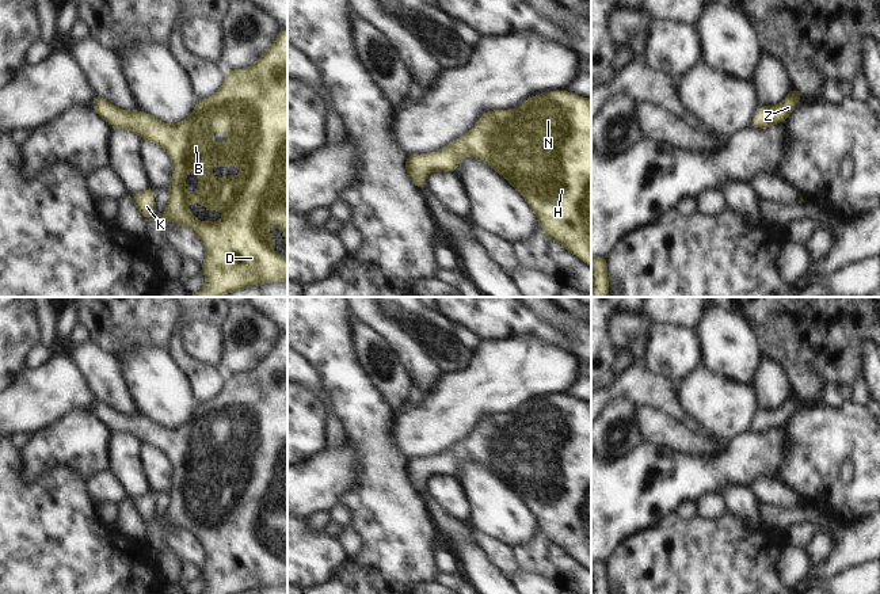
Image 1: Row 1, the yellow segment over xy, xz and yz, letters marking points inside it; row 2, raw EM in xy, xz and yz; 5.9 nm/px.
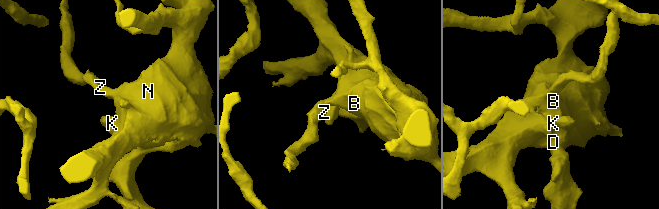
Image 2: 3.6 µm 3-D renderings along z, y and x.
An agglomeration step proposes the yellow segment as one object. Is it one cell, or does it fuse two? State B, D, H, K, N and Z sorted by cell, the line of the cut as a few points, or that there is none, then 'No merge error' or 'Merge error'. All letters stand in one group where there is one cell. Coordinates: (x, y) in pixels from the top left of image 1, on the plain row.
Groups: B D H K N Z. No split. No merge error.

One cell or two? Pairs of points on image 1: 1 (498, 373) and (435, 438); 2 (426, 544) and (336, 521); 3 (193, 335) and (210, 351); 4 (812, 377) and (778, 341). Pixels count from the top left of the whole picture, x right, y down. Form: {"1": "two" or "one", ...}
{"1": "one", "2": "two", "3": "one", "4": "one"}

